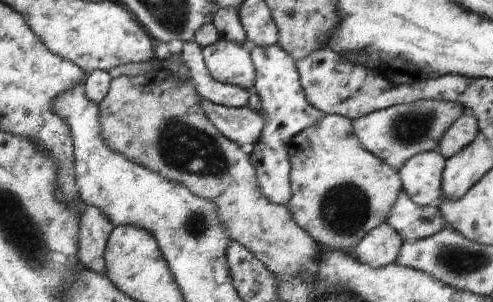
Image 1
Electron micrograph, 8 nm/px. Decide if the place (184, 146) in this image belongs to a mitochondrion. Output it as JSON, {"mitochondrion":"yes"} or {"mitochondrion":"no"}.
{"mitochondrion":"yes"}

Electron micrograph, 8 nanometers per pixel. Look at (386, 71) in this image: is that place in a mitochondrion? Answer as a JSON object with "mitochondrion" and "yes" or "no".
{"mitochondrion":"no"}

